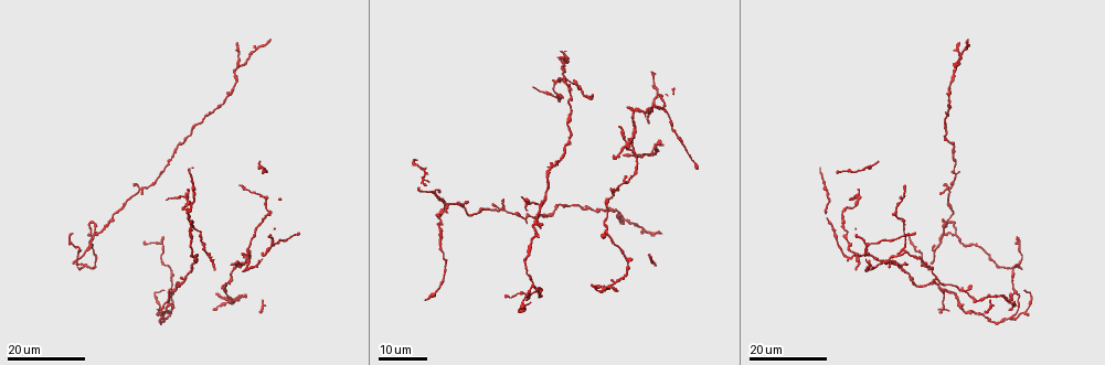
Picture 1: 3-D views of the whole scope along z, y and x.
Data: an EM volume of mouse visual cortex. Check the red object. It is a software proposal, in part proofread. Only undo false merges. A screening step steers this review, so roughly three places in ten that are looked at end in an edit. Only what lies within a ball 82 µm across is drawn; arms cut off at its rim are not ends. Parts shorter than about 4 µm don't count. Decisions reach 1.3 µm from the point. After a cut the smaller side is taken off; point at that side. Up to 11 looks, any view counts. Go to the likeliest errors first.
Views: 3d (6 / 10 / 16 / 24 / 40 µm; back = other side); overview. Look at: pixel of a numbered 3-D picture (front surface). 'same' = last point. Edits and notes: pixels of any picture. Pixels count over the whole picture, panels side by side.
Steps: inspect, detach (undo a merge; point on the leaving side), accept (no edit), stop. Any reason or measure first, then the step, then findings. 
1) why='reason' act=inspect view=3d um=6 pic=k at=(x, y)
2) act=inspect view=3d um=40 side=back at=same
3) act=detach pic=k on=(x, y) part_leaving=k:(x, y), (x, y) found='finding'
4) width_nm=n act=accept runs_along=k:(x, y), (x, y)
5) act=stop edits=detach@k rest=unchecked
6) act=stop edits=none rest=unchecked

why='four-way junction' act=inspect view=3d um=16 pic=1 at=(446, 201)

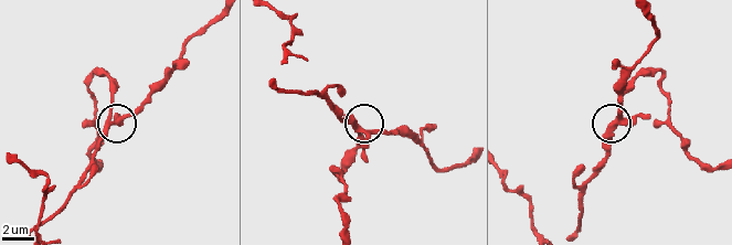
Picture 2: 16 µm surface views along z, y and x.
act=inspect view=3d um=10 pic=2 at=(364, 130)

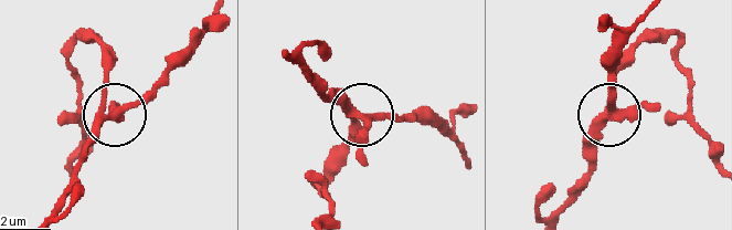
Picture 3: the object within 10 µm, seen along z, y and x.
side_arm_um=24 act=accept found='one neuron here'

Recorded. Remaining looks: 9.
why='arms part here' act=inspect view=3d um=16 pic=1 at=(891, 261)

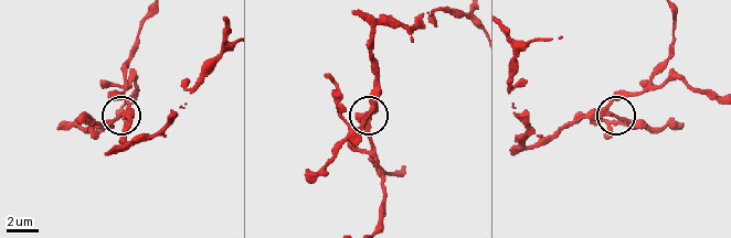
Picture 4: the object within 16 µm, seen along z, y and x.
act=inspect view=3d um=10 pic=4 at=(607, 111)

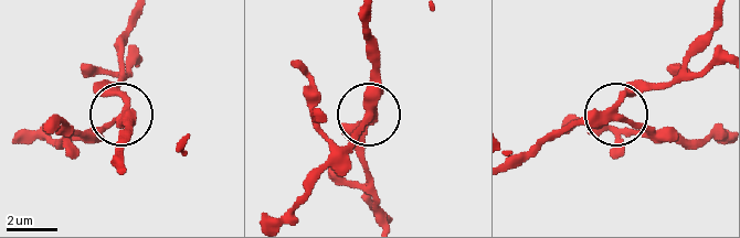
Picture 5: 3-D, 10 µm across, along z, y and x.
arms=3 act=accept runs_along=5:(719, 11), (675, 75), (620, 106), (661, 131) found='all the same neuron'

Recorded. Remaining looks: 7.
why='arms part here' act=inspect view=3d um=16 pic=1 at=(946, 290)

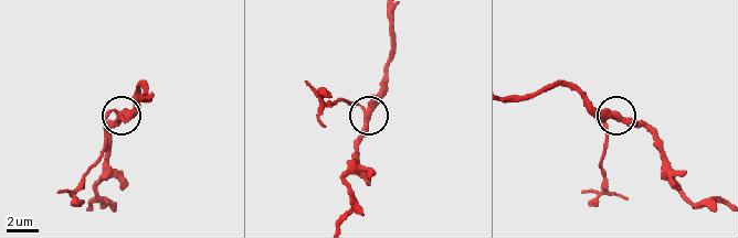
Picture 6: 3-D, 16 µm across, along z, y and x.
why='zoom in' act=inspect view=3d um=10 pic=6 at=(609, 113)

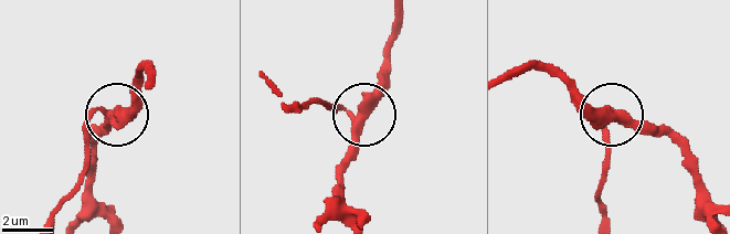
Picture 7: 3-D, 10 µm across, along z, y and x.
act=inspect view=3d um=6 pic=7 at=(359, 110)

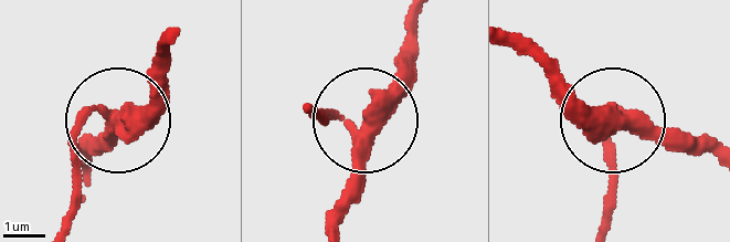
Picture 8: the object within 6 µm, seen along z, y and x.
side_arm_um=8 arms=3 act=accept found='continuous, no second neuron'

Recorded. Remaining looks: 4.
why='three-way junction' act=inspect view=3d um=24 pic=1 at=(240, 63)

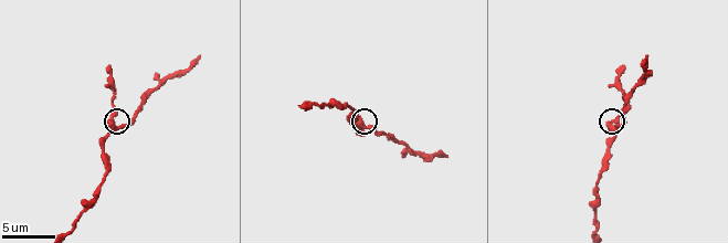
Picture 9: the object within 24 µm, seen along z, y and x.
act=inspect view=3d um=10 pic=9 at=(116, 125)

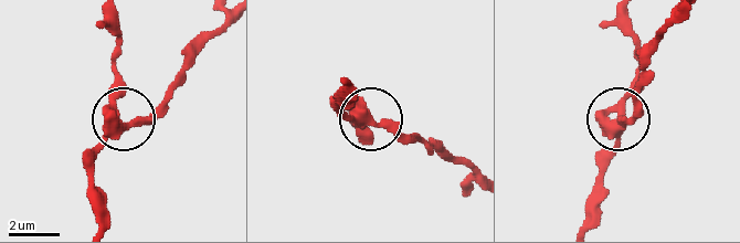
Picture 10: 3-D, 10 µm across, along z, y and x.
act=inspect view=3d um=10 side=back pic=10 at=(370, 124)

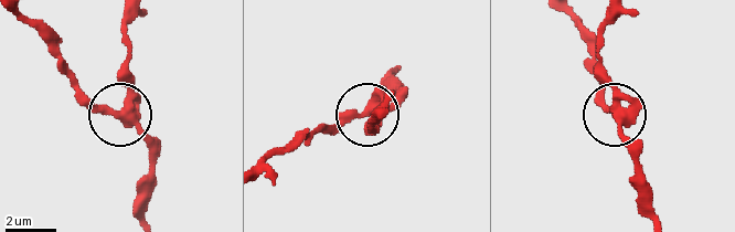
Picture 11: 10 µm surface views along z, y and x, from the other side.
act=accept runs_along=11:(651, 218), (635, 148), (611, 109), (598, 35) found='continuous, no second neuron'

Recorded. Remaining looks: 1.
act=stop edits=none rest=unchecked

